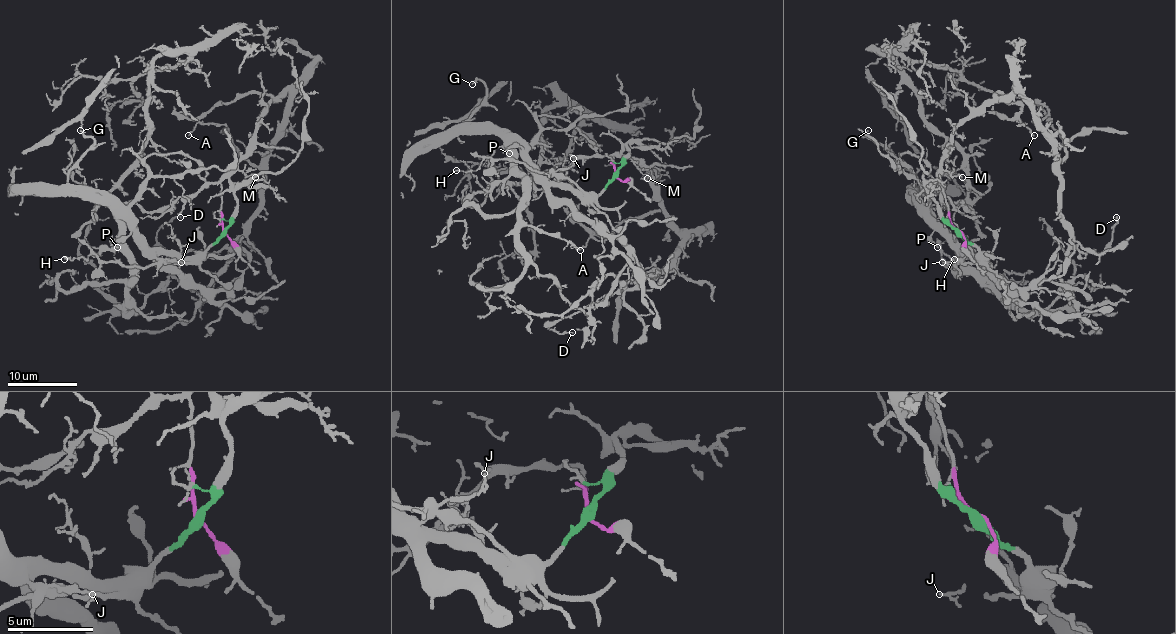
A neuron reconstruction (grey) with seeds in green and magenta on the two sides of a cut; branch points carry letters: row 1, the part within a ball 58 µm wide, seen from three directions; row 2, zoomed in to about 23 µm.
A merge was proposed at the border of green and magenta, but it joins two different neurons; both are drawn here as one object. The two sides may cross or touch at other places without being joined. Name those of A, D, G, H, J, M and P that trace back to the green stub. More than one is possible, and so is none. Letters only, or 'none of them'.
G, H, J, P

